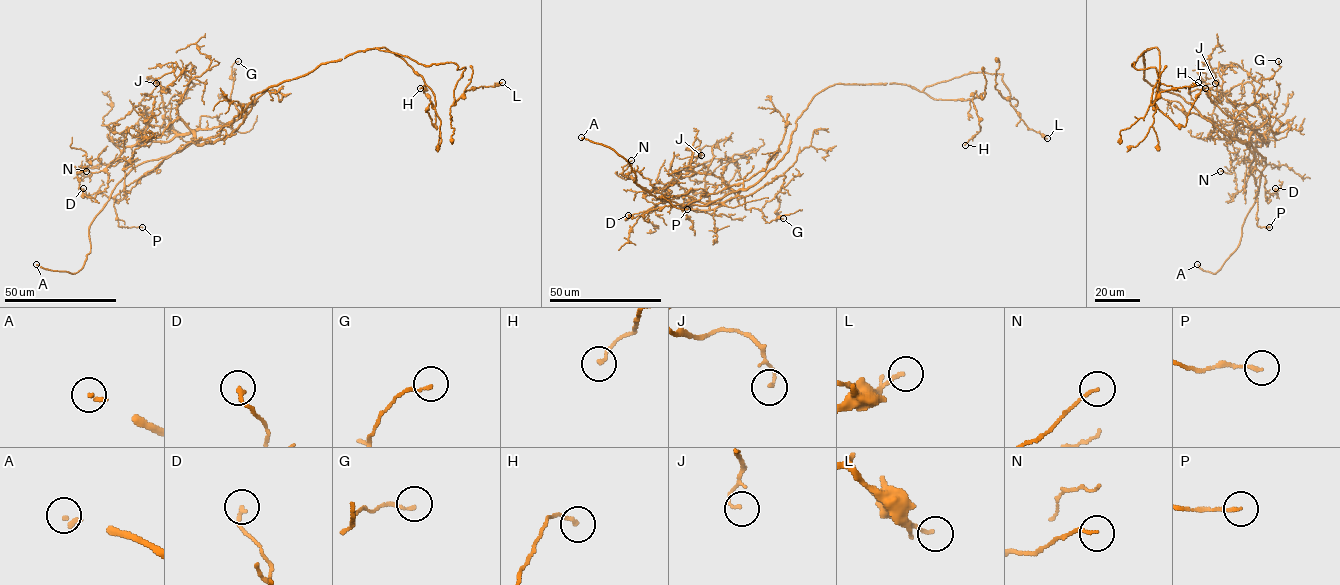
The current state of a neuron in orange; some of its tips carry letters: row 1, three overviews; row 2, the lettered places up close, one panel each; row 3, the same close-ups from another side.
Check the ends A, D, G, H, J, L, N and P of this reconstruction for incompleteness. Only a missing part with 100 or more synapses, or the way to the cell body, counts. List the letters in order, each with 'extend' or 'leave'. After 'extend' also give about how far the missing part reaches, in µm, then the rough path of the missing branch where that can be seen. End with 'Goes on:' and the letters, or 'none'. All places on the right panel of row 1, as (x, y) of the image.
A: extend; about 20 µm are missing; missing branch runs (1197, 264), (1201, 252), (1192, 252)
D: leave
G: leave
H: leave
J: leave
L: leave
N: leave
P: leave
Goes on: A

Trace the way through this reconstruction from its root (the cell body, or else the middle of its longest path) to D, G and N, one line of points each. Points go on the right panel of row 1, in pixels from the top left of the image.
D: (1170, 93), (1230, 137), (1247, 142), (1265, 179), (1266, 200), (1275, 192), (1278, 197), (1275, 188)
G: (1170, 93), (1230, 137), (1249, 144), (1256, 129), (1235, 117), (1253, 102), (1261, 79), (1280, 67), (1278, 61)
N: (1170, 93), (1232, 138), (1249, 144), (1254, 131), (1262, 136), (1246, 186), (1233, 198), (1235, 174), (1220, 171)

